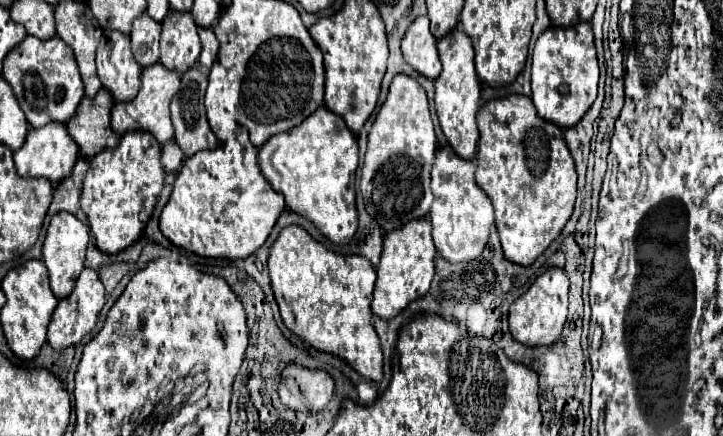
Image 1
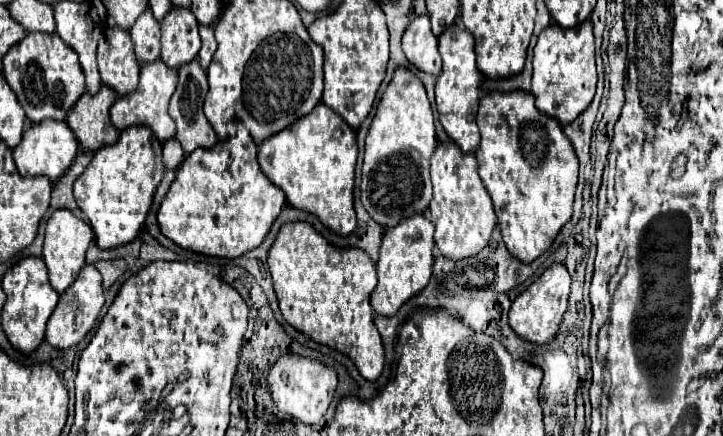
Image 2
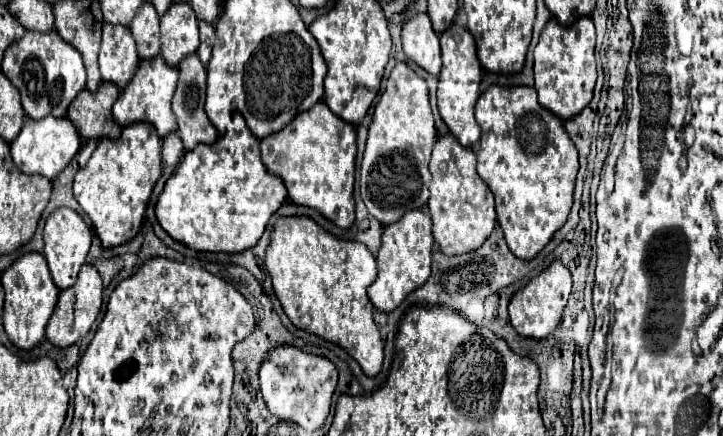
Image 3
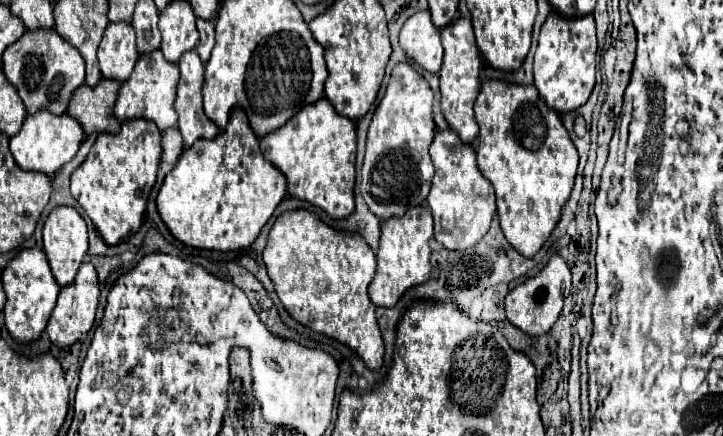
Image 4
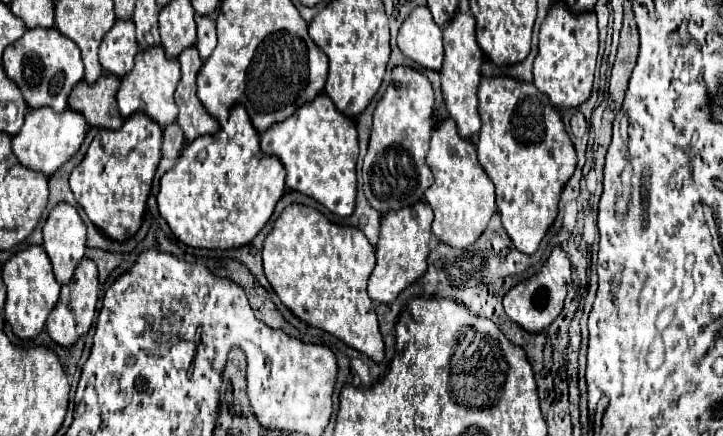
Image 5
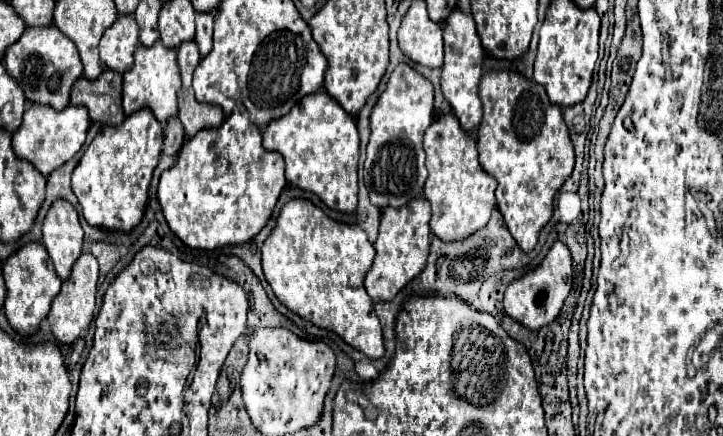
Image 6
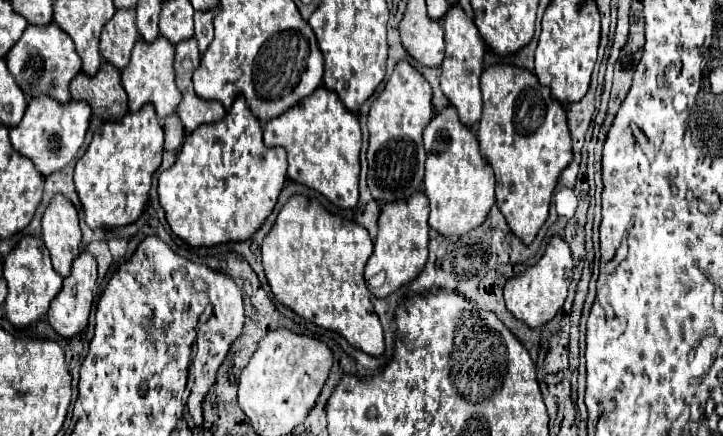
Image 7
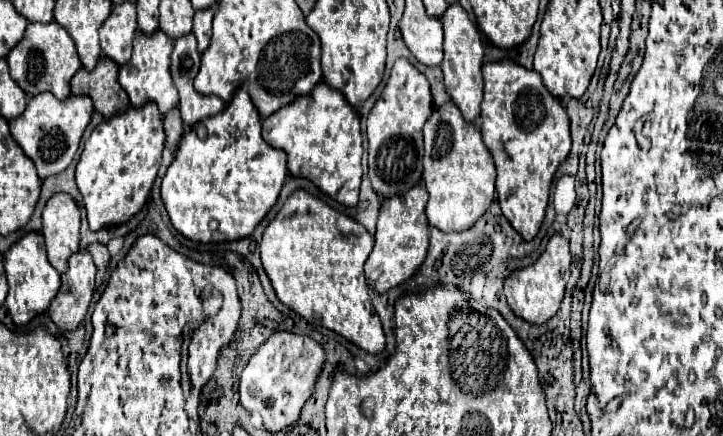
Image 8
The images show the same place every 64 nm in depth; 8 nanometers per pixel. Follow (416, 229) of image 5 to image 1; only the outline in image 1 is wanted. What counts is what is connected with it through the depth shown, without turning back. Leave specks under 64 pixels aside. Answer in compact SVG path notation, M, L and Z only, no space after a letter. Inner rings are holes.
M426 218L404 224L398 230L392 230L384 236L380 264L376 268L378 280L372 296L372 312L378 318L394 318L400 314L412 300L426 294L434 276L434 258L436 248L432 240L432 224Z

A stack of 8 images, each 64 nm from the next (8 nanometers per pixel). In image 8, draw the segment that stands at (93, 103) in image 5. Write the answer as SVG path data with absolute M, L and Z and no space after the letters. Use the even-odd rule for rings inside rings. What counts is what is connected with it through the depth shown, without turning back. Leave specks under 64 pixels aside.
M100 58L94 70L80 68L72 82L72 94L86 94L92 98L96 112L104 118L110 118L126 108L130 108L128 94L118 84L118 64L110 62L110 58Z

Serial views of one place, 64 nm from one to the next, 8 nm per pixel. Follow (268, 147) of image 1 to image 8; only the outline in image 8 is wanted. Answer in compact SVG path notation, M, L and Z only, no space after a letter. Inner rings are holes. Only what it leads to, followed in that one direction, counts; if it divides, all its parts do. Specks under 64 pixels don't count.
M318 82L312 92L294 98L294 102L264 118L262 138L288 154L290 174L312 180L320 190L344 206L356 206L362 182L360 118L338 90Z

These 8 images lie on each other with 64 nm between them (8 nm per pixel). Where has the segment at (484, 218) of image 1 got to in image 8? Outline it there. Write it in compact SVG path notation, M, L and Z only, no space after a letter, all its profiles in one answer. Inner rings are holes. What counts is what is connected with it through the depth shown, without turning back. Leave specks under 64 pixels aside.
M446 102L432 110L424 124L424 186L430 194L426 214L430 226L442 232L470 228L494 200L496 166L478 126L464 122L458 106Z

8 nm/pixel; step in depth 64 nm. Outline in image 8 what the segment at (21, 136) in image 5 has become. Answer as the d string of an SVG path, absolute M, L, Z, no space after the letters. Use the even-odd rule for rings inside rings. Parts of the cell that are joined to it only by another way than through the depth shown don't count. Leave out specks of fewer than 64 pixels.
M40 92L28 102L24 114L10 120L8 124L14 140L24 150L24 154L34 162L38 176L44 180L64 172L70 166L78 152L80 138L86 126L90 124L92 112L94 106L88 96L68 96L66 100L58 100L50 92Z

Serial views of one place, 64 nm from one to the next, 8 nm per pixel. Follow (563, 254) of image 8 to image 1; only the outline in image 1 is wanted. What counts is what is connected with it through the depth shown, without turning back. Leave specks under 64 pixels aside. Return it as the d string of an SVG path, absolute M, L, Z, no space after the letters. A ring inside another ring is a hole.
M548 268L536 282L510 306L510 332L526 346L550 346L558 340L568 312L568 276L562 268Z

